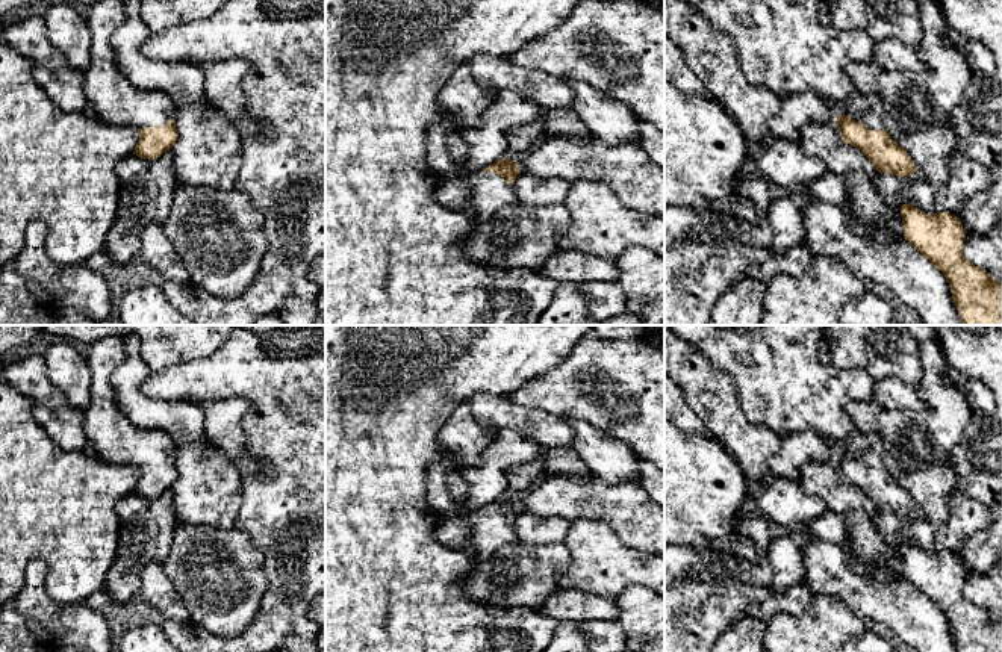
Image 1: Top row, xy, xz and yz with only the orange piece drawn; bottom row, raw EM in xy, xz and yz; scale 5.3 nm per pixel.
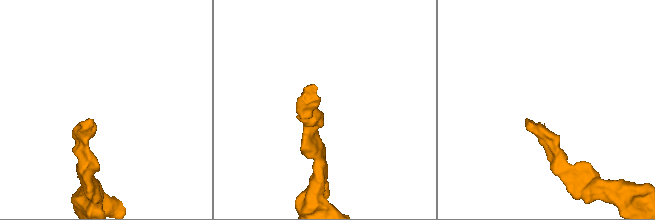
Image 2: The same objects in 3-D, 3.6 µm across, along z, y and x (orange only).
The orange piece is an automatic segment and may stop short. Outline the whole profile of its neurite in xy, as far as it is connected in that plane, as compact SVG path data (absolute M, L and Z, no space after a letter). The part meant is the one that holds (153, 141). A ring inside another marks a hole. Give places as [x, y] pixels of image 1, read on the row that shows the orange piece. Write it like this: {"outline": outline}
{"outline": "M100 0L80 9L91 30L91 65L83 73L89 112L104 124L138 129L138 157L160 157L179 138L177 107L166 92L144 91L118 68L112 35L126 21L126 0Z"}

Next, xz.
{"outline": "M507 157L493 162L487 168L478 169L475 172L445 175L442 177L442 182L436 189L436 201L448 209L468 212L474 215L478 221L486 221L499 209L518 203L513 188L518 174L518 163Z"}

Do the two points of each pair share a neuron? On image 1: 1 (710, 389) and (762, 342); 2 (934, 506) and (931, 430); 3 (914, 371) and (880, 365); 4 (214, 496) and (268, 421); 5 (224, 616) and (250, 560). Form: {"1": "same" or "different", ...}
{"1": "different", "2": "same", "3": "same", "4": "different", "5": "same"}

